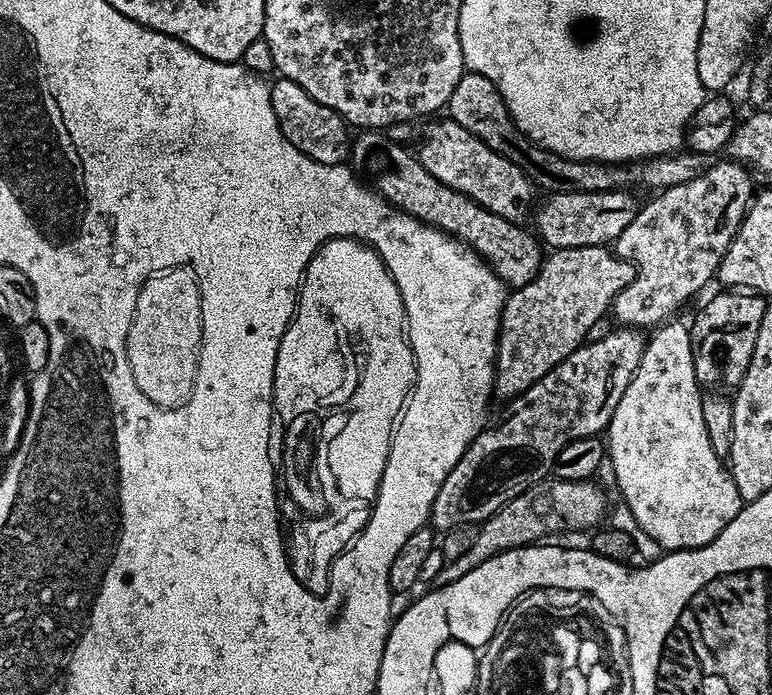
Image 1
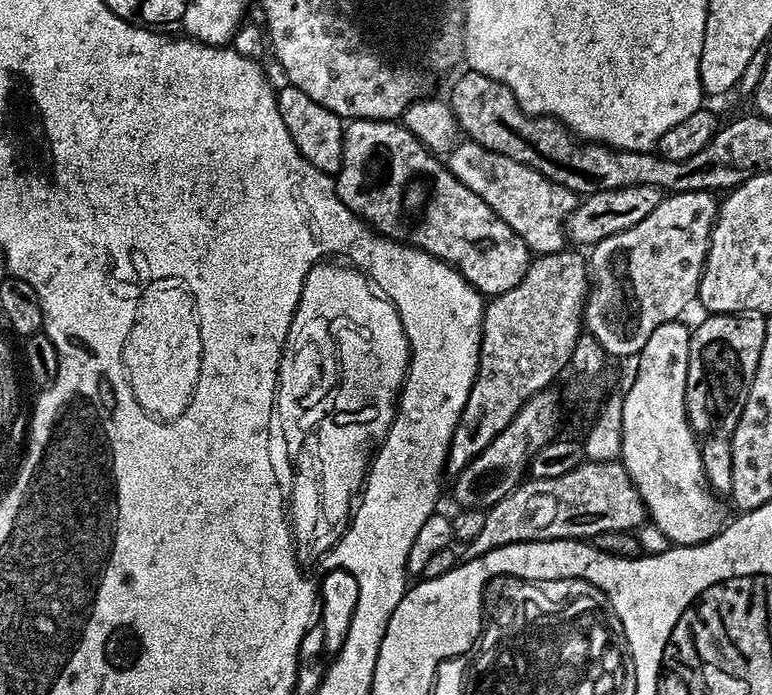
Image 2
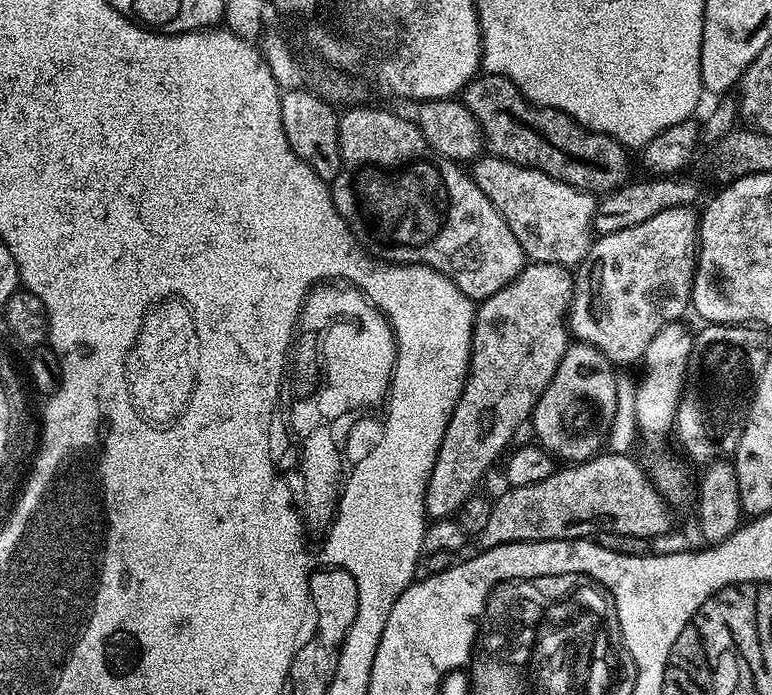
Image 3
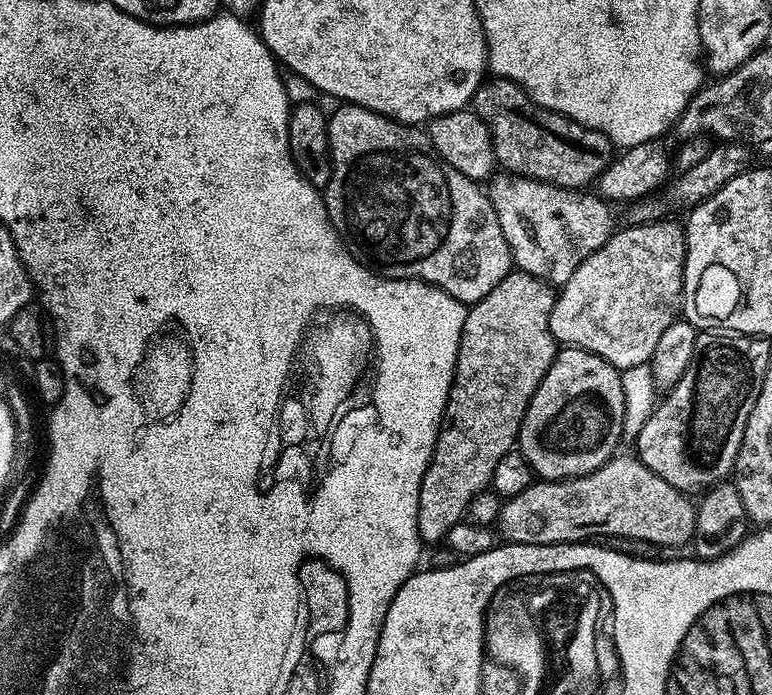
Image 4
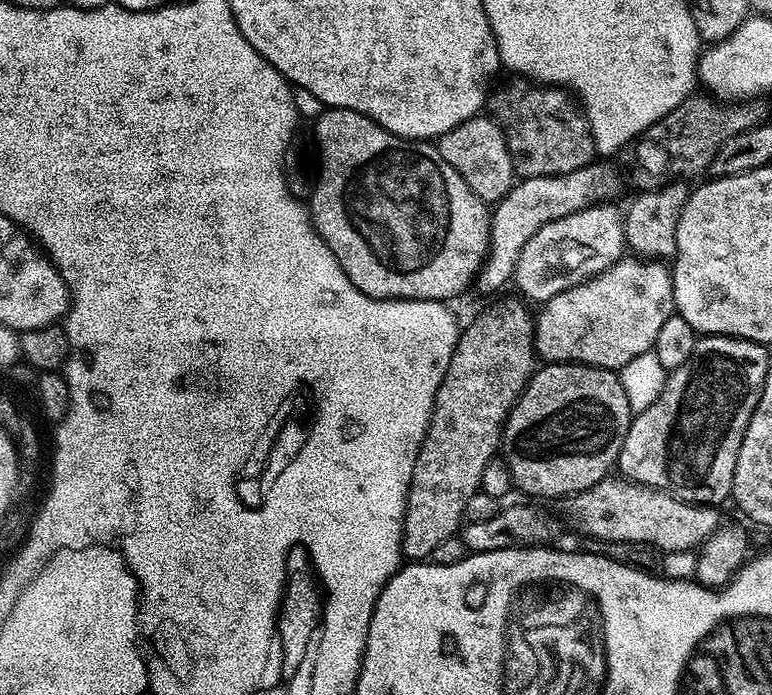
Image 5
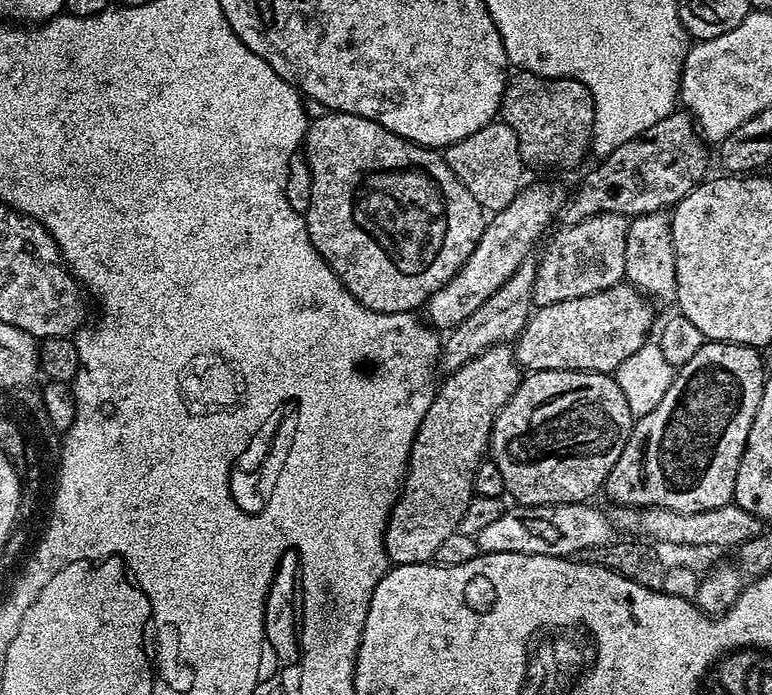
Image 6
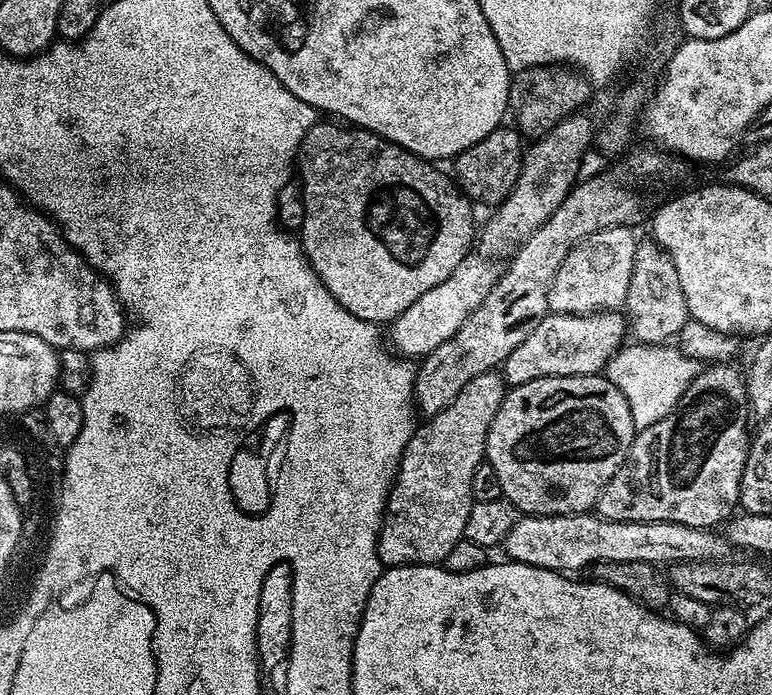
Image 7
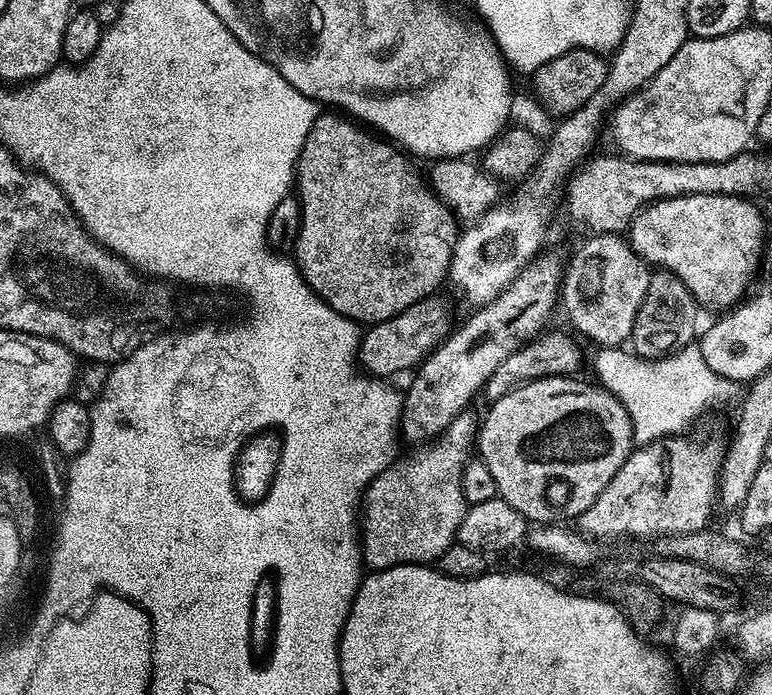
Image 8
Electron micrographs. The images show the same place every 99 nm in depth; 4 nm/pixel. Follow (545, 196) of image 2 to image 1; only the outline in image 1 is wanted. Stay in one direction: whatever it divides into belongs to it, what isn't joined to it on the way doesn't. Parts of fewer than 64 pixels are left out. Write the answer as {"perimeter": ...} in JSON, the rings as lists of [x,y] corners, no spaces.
{"perimeter":[[[450,118],[444,120],[433,119],[424,137],[420,140],[418,155],[422,166],[438,178],[450,190],[461,192],[469,196],[474,202],[478,202],[486,210],[498,214],[507,220],[523,221],[523,216],[533,207],[532,192],[534,185],[528,175],[514,162],[510,162],[505,156],[500,156],[486,142],[474,138],[466,126],[458,126]]]}

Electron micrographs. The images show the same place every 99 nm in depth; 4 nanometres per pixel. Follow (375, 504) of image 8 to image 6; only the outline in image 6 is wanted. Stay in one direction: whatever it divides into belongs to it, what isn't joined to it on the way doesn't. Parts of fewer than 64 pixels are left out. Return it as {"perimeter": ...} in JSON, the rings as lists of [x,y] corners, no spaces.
{"perimeter":[[[497,346],[488,348],[478,358],[466,362],[447,379],[433,395],[430,410],[426,410],[426,418],[422,418],[420,429],[416,431],[412,451],[408,454],[404,483],[392,506],[392,515],[388,517],[384,548],[387,549],[389,561],[393,565],[429,563],[442,542],[458,531],[462,514],[466,514],[466,506],[470,506],[474,495],[472,487],[476,468],[485,460],[490,448],[496,415],[518,390],[522,369],[517,364],[516,353],[511,347]]]}

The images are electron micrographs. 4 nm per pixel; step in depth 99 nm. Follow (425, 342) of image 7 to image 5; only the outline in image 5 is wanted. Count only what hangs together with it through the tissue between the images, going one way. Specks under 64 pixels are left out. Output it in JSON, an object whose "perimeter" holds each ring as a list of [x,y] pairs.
{"perimeter":[[[593,162],[582,166],[582,170],[570,170],[570,174],[517,179],[512,189],[501,200],[495,201],[490,212],[490,247],[483,268],[474,284],[484,292],[496,292],[516,274],[516,259],[522,246],[546,222],[566,218],[566,214],[594,208],[611,201],[620,184],[620,172],[612,162]]]}

